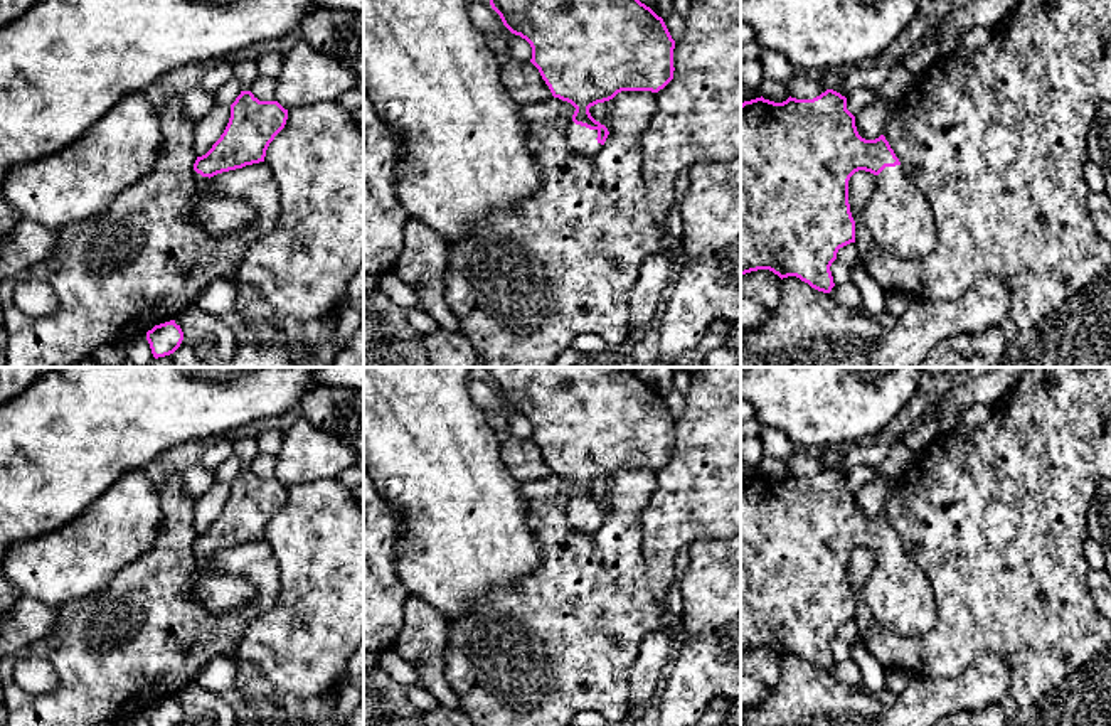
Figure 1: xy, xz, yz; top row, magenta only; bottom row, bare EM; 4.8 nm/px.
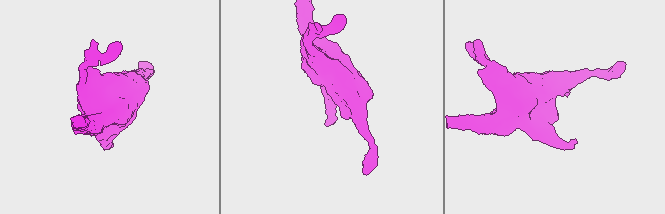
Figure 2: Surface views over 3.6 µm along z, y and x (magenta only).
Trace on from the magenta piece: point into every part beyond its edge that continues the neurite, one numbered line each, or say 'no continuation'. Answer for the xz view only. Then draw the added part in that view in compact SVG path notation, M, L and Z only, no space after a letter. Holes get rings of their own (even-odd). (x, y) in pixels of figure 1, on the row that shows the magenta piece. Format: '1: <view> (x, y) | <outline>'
1: xz (583, 140) | M574 121L569 123L566 140L567 145L581 155L596 155L603 150L598 140L598 130L589 130L586 126L576 125Z

